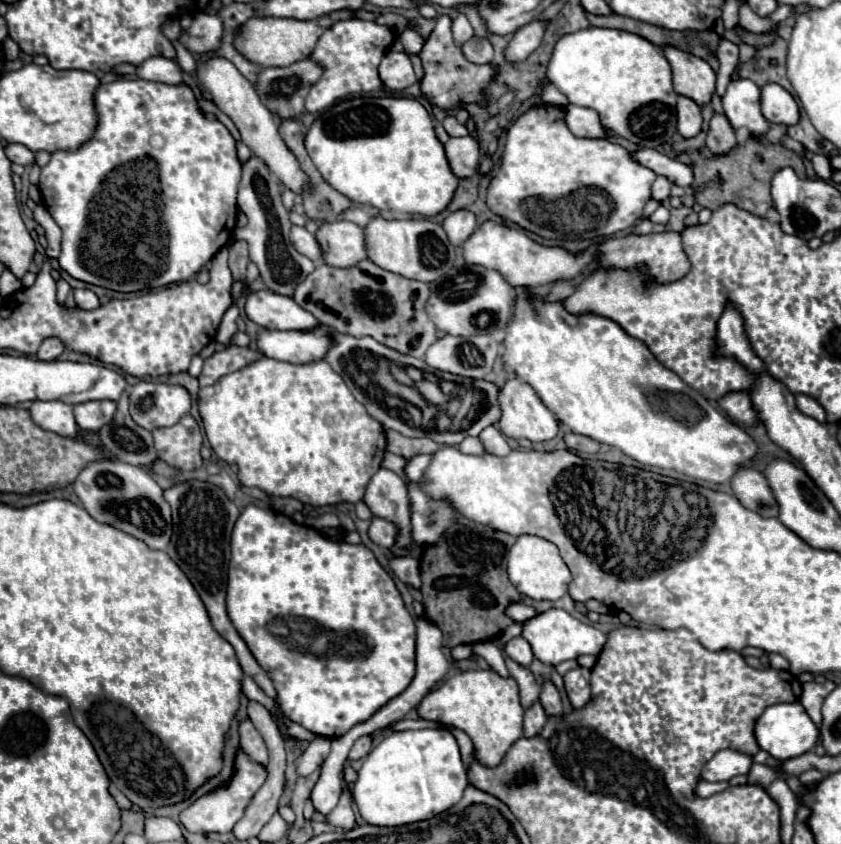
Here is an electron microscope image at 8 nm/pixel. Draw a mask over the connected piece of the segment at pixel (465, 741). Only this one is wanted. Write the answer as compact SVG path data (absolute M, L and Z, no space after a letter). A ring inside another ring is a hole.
M451 730L451 732L455 734L455 738L457 738L457 742L459 742L459 748L461 748L461 756L463 756L465 766L469 766L469 754L473 752L473 742L471 742L471 738L469 738L465 732L461 732L461 730Z

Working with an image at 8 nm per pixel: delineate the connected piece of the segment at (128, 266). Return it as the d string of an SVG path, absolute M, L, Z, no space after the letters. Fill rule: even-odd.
M141 78L109 82L109 84L101 84L95 90L93 102L97 112L97 126L93 136L77 150L53 152L51 160L41 168L41 178L39 178L43 206L63 230L63 242L61 242L61 254L59 254L61 268L77 280L97 284L109 290L117 290L117 292L139 292L149 288L161 288L173 282L193 278L203 266L211 262L215 252L219 252L229 242L229 236L233 236L233 230L237 224L237 186L241 180L241 162L237 158L235 138L219 120L207 120L203 116L203 112L199 110L195 92L185 82L161 84L161 82L145 82Z

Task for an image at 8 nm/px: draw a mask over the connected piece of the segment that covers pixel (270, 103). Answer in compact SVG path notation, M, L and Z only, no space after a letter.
M301 60L285 68L263 68L253 84L261 104L277 118L295 118L303 112L309 86L321 78L321 66Z

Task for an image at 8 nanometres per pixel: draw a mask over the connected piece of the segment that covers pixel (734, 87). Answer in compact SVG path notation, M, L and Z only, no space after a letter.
M737 78L729 82L721 98L725 116L729 118L731 126L733 128L745 126L751 130L753 136L761 136L769 128L769 122L765 122L761 114L757 94L759 94L759 88L755 86L755 82L747 78Z

